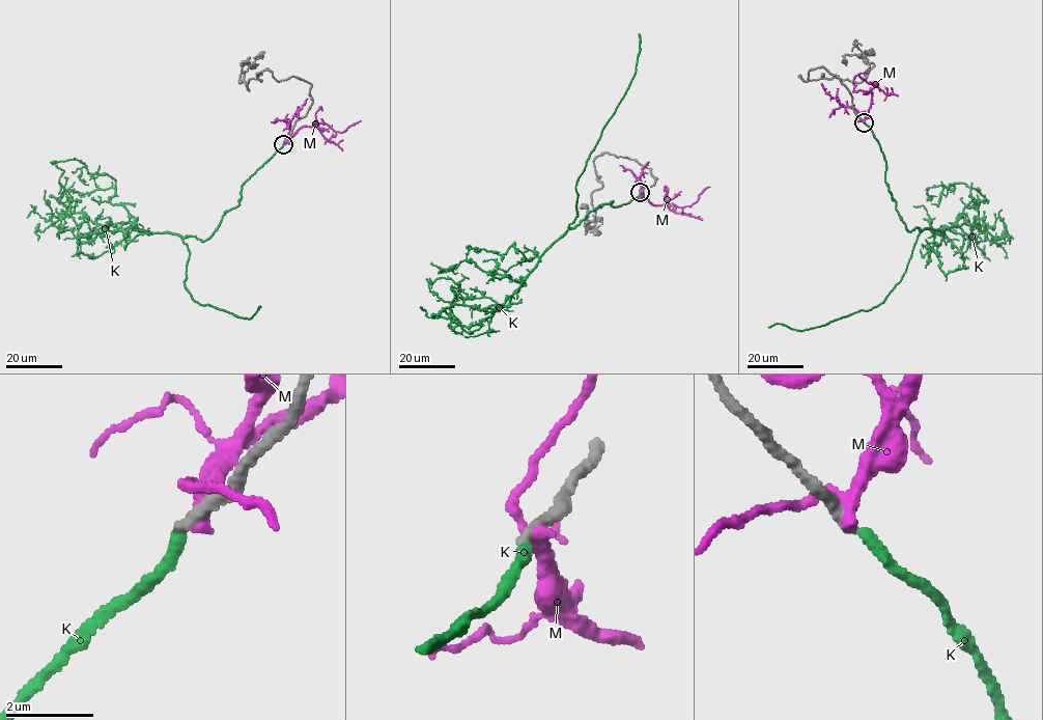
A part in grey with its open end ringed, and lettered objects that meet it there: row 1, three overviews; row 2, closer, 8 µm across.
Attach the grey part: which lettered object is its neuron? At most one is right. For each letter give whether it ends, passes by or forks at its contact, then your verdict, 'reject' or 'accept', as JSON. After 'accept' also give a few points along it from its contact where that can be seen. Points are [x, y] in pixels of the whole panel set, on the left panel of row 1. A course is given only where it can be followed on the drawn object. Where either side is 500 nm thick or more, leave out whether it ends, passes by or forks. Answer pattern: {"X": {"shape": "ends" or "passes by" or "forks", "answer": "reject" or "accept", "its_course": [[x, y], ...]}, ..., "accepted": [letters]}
{"K": {"shape": "ends", "answer": "reject"}, "M": {"shape": "passes by", "answer": "reject"}, "accepted": []}

